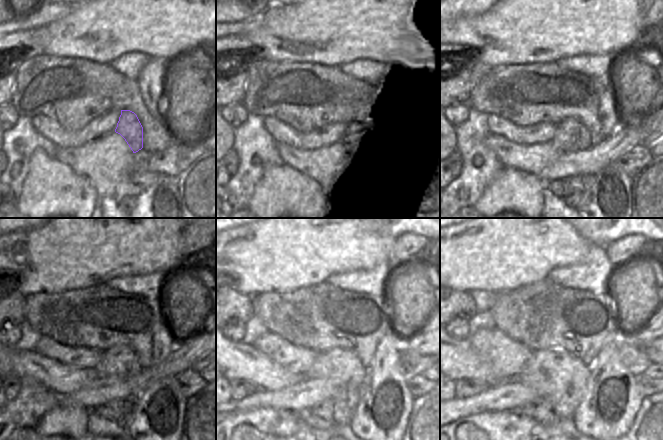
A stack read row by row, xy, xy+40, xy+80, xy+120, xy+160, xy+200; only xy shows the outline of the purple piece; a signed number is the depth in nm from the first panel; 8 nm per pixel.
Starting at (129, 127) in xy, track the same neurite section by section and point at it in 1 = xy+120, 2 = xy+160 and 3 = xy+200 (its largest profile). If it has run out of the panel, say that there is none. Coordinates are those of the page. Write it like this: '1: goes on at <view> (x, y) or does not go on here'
1: goes on at xy+120 (121, 360)
2: goes on at xy+160 (340, 366)
3: goes on at xy+200 (558, 375)

